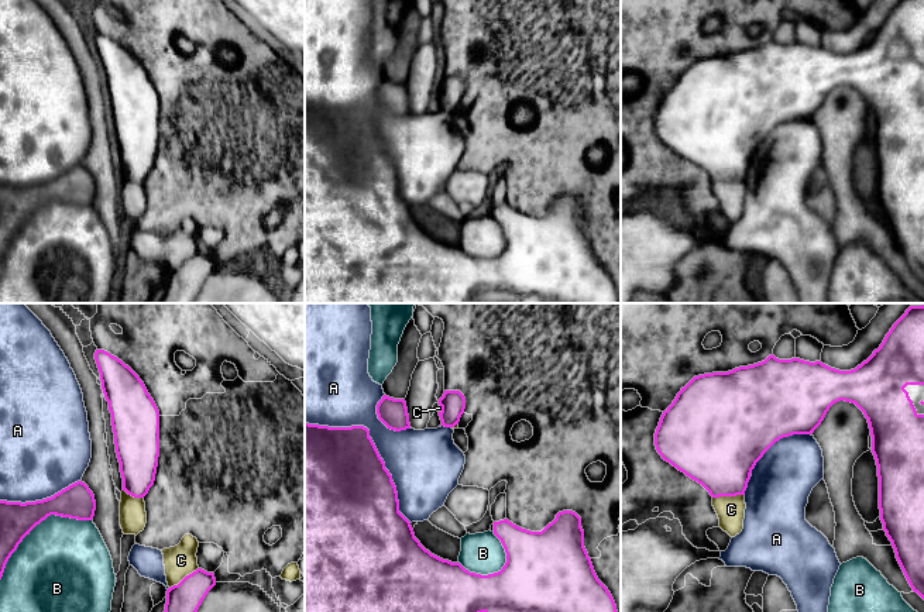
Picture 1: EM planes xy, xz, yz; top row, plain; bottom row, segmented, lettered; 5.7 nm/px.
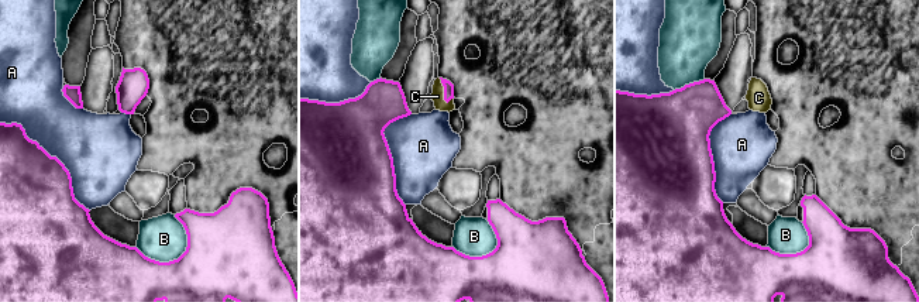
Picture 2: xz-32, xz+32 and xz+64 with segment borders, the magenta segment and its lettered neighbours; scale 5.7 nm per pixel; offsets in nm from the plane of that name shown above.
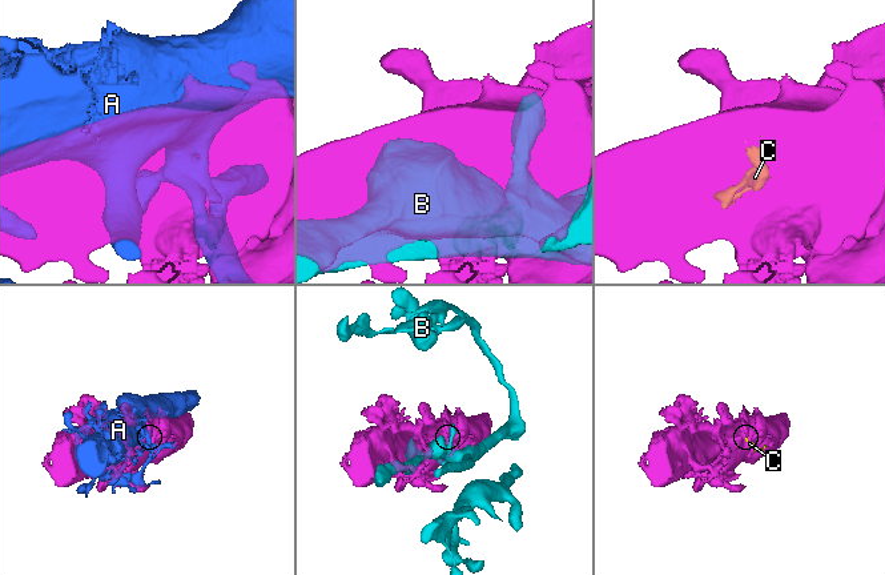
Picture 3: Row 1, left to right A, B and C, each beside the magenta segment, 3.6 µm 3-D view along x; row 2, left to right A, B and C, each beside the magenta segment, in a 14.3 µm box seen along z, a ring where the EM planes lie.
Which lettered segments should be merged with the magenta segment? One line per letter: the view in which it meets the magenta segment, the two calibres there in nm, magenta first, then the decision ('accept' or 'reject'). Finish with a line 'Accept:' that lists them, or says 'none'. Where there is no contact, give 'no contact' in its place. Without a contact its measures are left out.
A: contact in xz; calibres 500 and 340 nm; reject
B: contact in xy; calibres 200 and 480 nm; reject
C: contact in yz; calibres 420 and 160 nm; reject
Accept: none

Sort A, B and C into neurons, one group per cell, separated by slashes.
A / B / C

